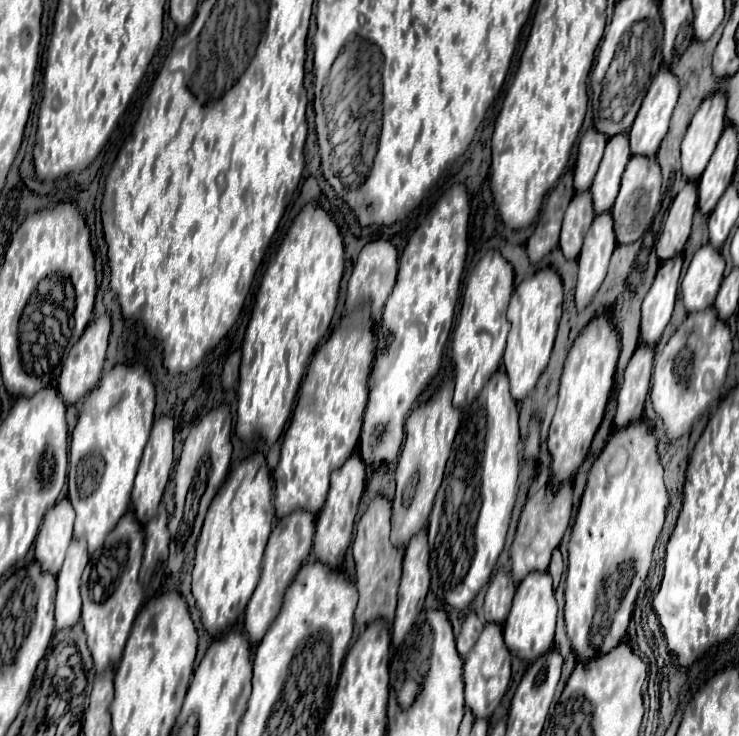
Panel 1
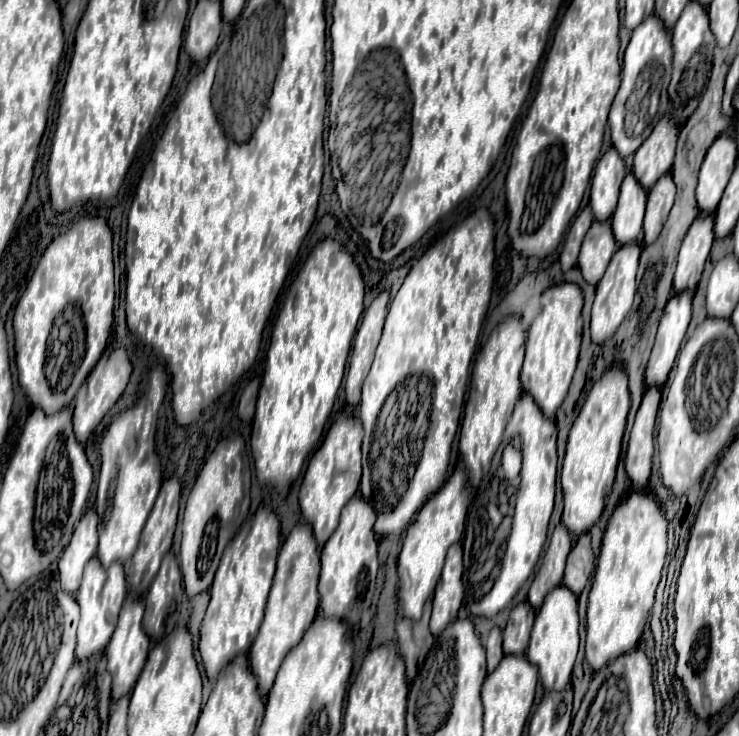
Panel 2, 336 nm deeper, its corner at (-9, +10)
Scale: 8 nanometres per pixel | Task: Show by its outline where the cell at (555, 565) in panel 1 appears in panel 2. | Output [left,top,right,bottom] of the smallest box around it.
[562,532,594,594]

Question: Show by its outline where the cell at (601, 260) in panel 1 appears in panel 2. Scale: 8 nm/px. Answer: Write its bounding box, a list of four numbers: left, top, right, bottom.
[590,242,640,344]

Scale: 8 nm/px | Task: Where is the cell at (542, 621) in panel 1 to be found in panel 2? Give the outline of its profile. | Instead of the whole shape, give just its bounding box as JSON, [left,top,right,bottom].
[526,584,578,692]

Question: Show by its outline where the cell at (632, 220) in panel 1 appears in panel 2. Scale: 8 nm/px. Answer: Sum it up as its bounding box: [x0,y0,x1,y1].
[644,174,676,244]

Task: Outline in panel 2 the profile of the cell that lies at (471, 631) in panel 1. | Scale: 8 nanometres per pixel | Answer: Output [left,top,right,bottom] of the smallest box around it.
[486,628,504,672]

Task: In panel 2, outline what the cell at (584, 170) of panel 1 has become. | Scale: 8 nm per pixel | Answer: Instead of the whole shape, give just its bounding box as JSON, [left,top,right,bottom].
[590,148,626,220]

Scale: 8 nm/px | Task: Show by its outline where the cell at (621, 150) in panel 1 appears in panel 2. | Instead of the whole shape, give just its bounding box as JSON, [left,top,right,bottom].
[612,172,646,244]

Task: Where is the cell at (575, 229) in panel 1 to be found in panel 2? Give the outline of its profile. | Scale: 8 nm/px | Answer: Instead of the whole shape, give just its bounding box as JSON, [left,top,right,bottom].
[578,220,616,284]

